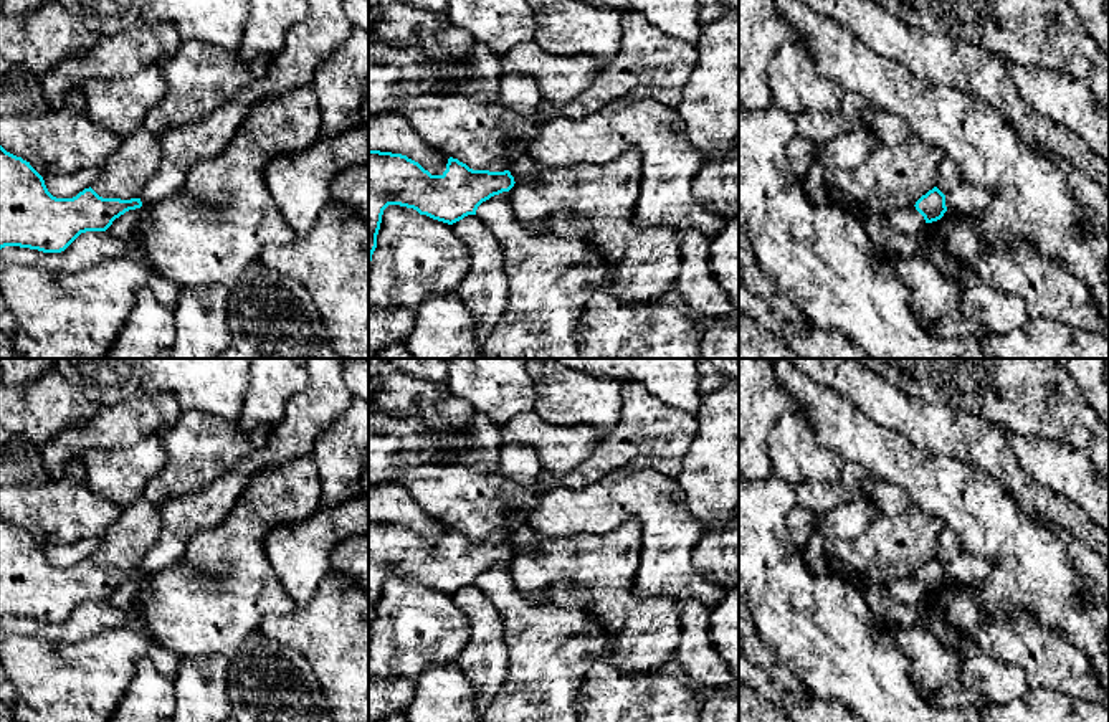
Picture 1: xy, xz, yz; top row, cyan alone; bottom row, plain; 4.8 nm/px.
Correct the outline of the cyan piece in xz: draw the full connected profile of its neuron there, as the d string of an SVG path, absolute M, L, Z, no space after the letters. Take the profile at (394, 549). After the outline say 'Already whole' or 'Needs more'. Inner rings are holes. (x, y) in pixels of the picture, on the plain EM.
M369 520L369 639L383 580L400 575L453 595L494 565L514 557L509 540L473 540L450 527L441 545L431 545L402 524Z. Already whole

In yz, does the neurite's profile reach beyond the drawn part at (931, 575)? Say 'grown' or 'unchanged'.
unchanged

